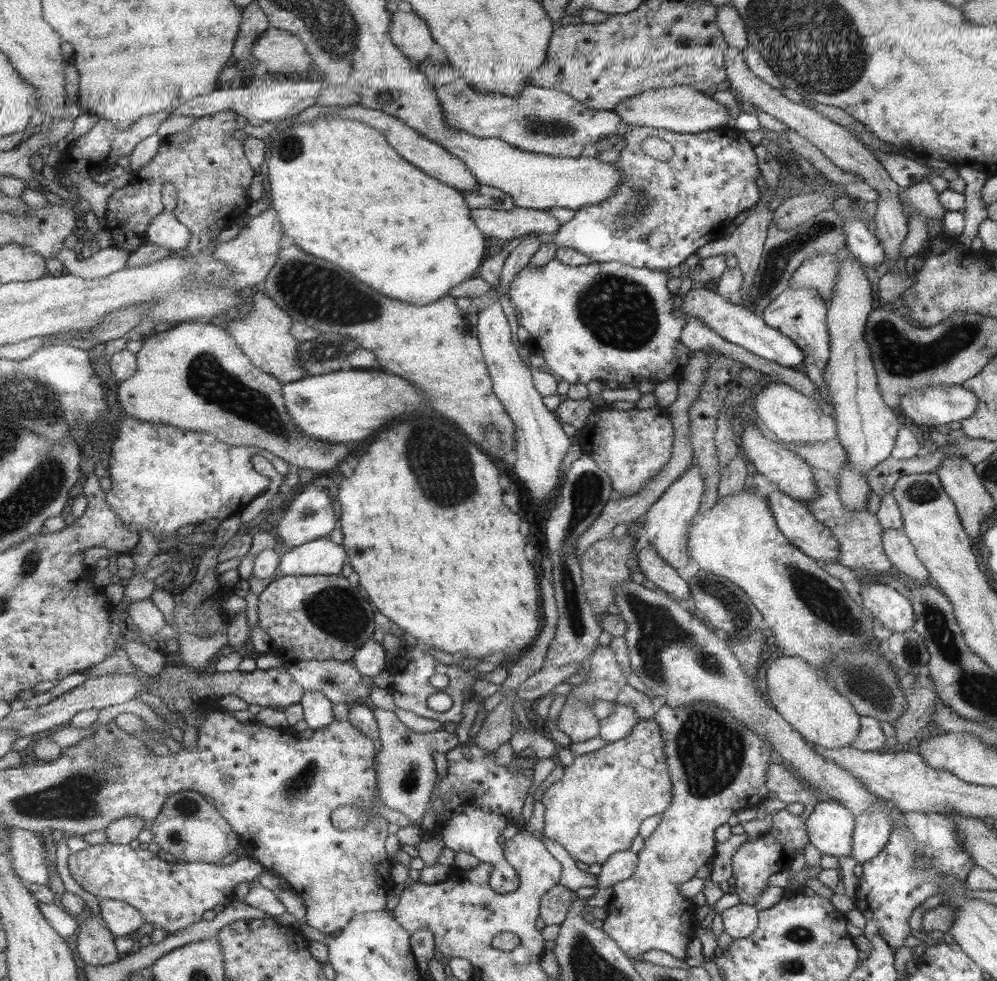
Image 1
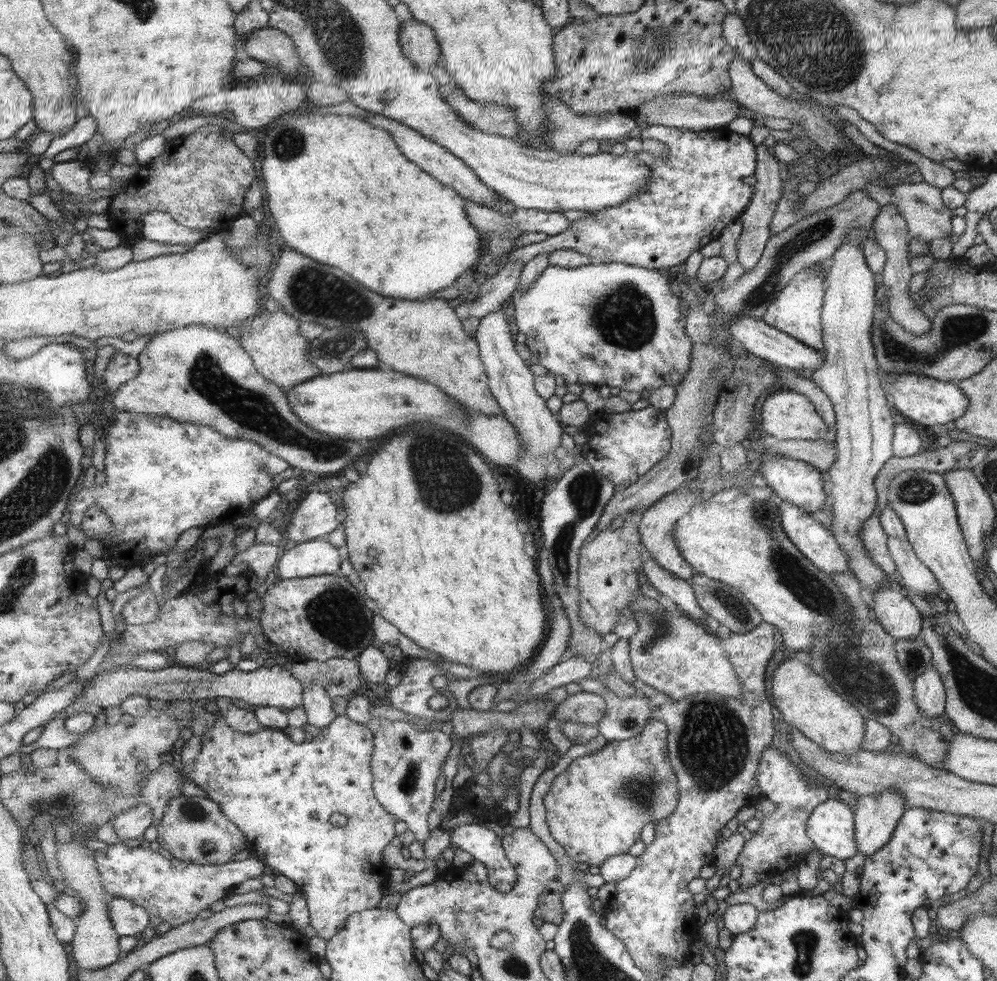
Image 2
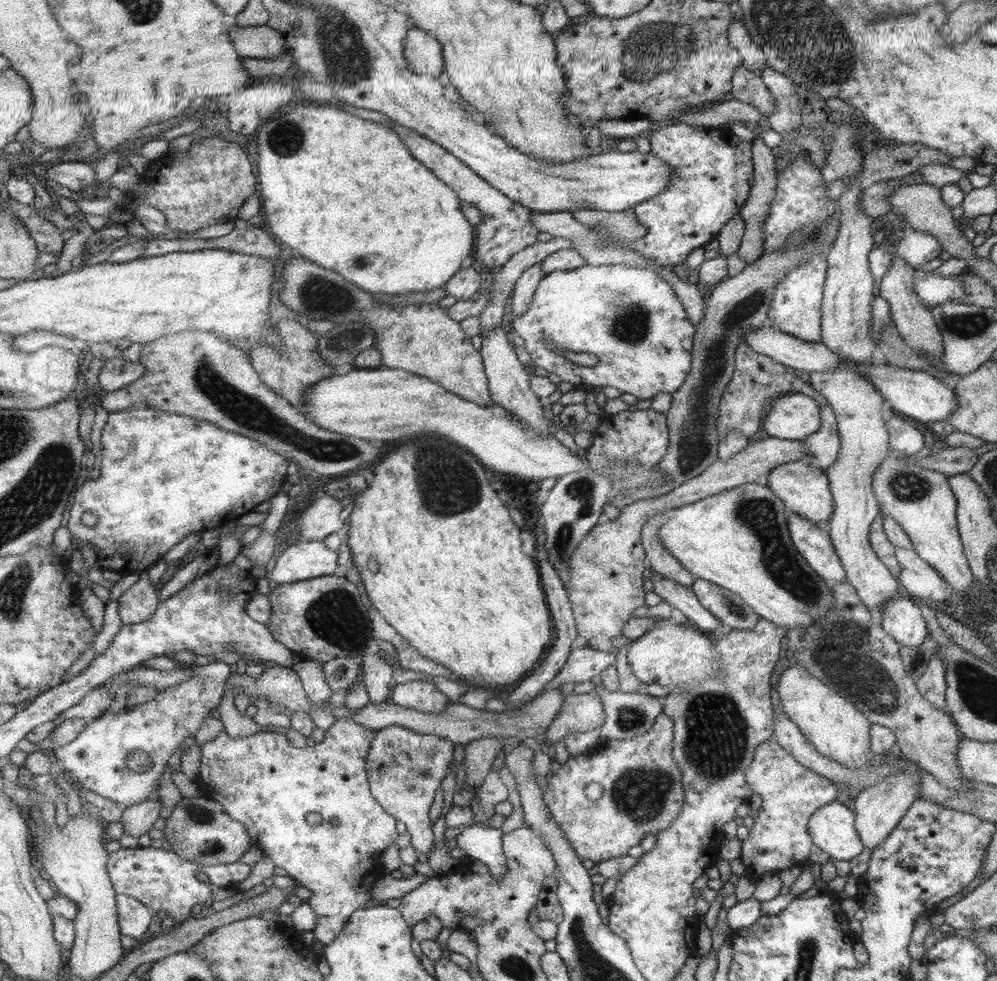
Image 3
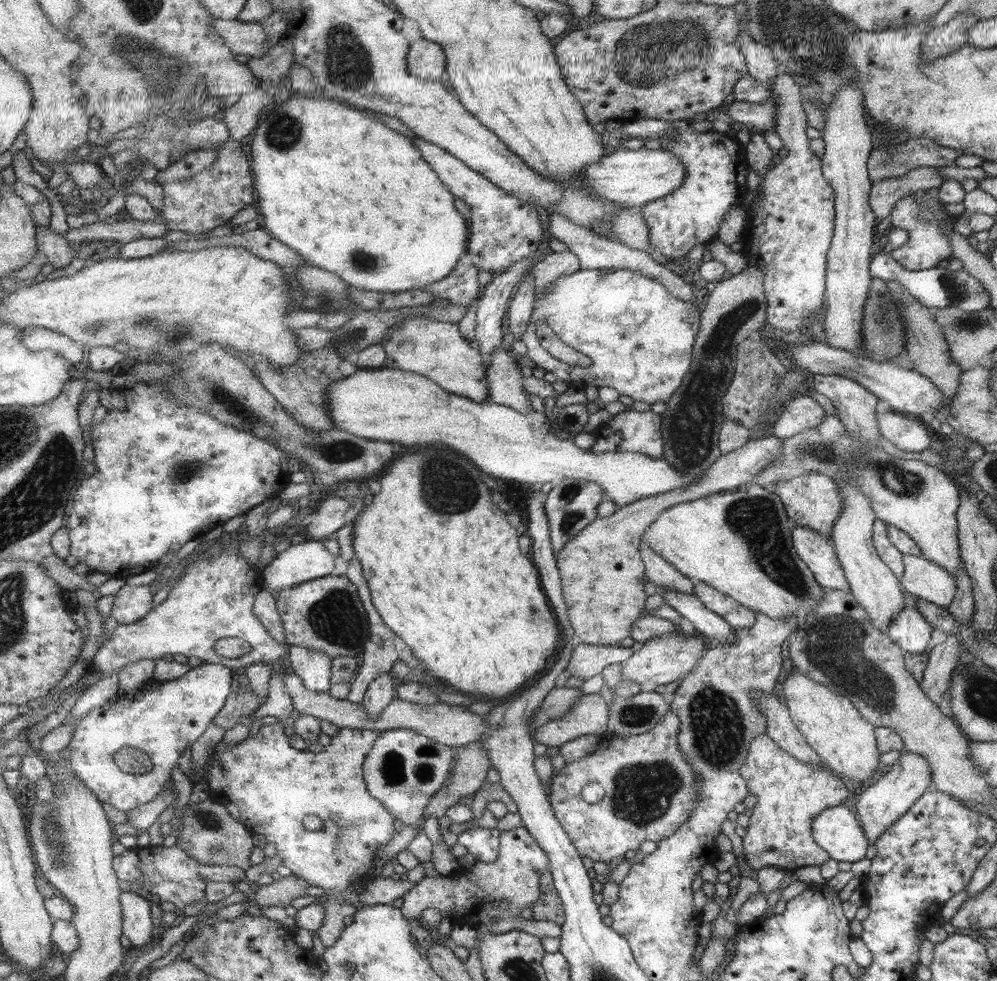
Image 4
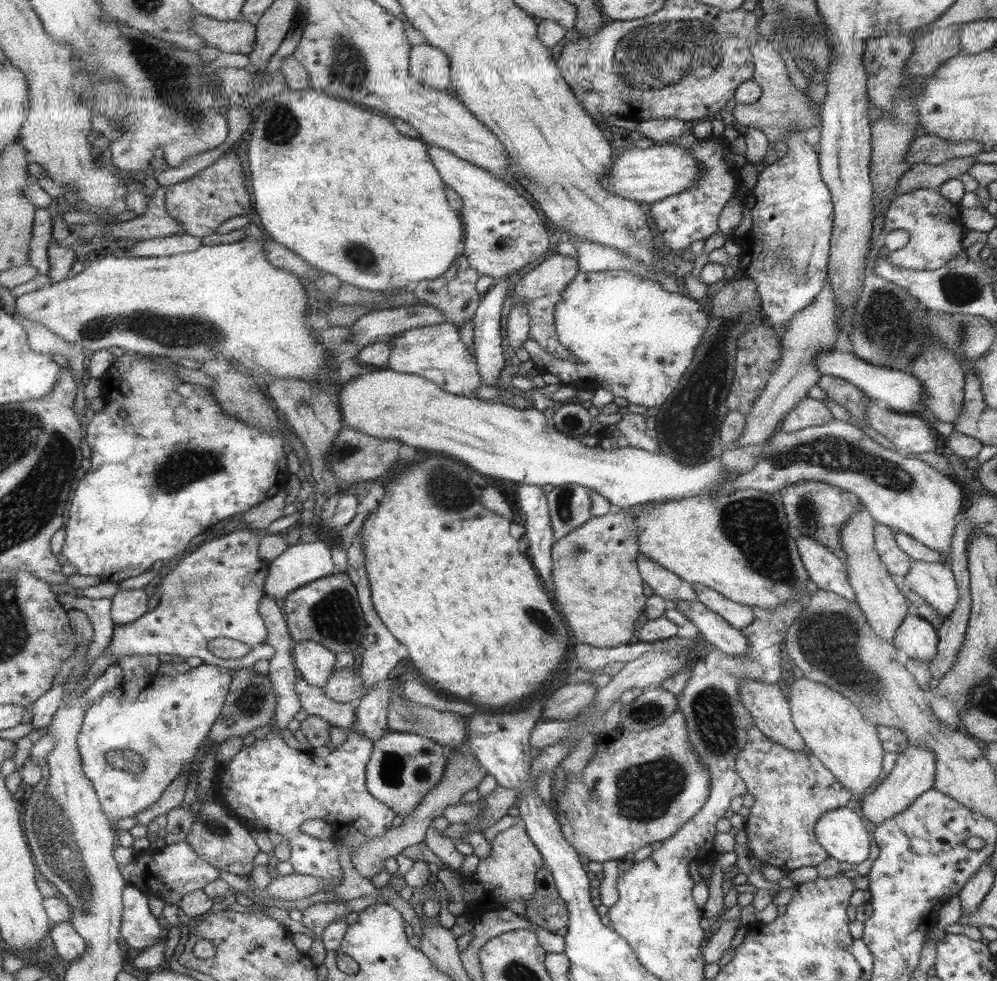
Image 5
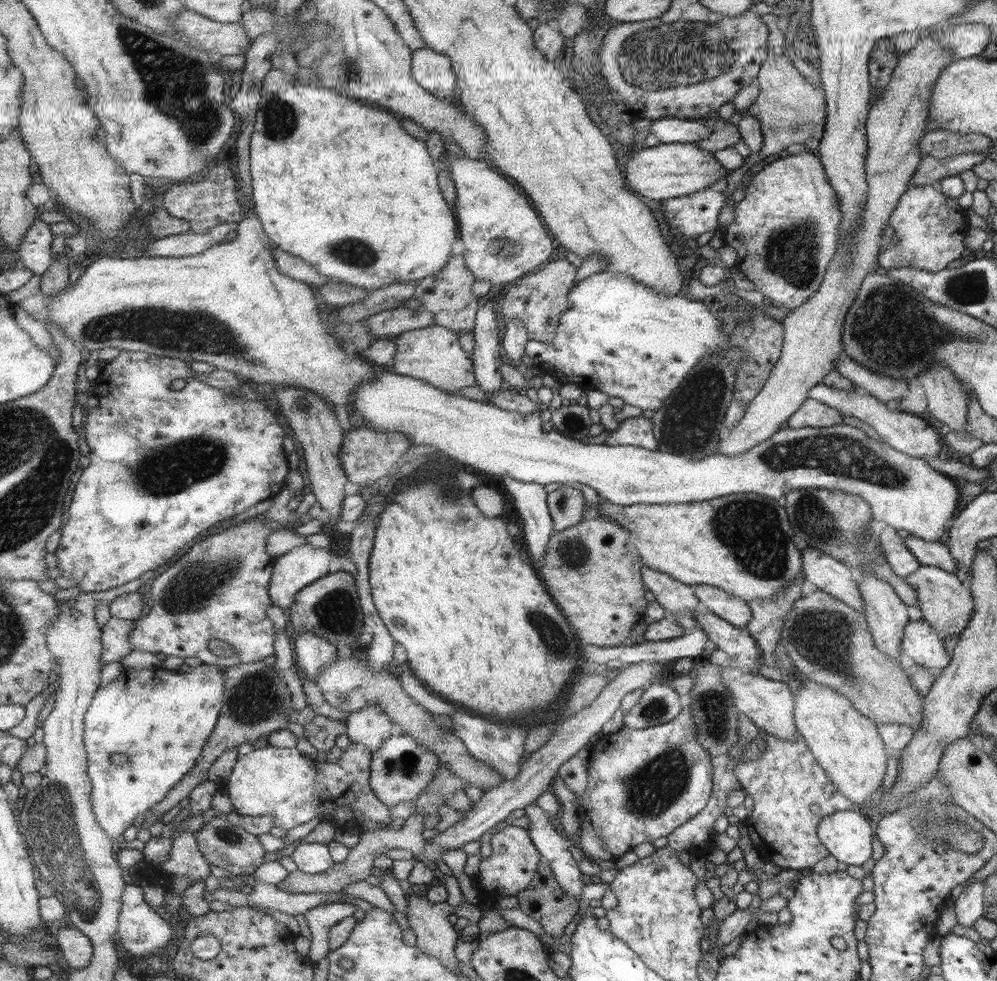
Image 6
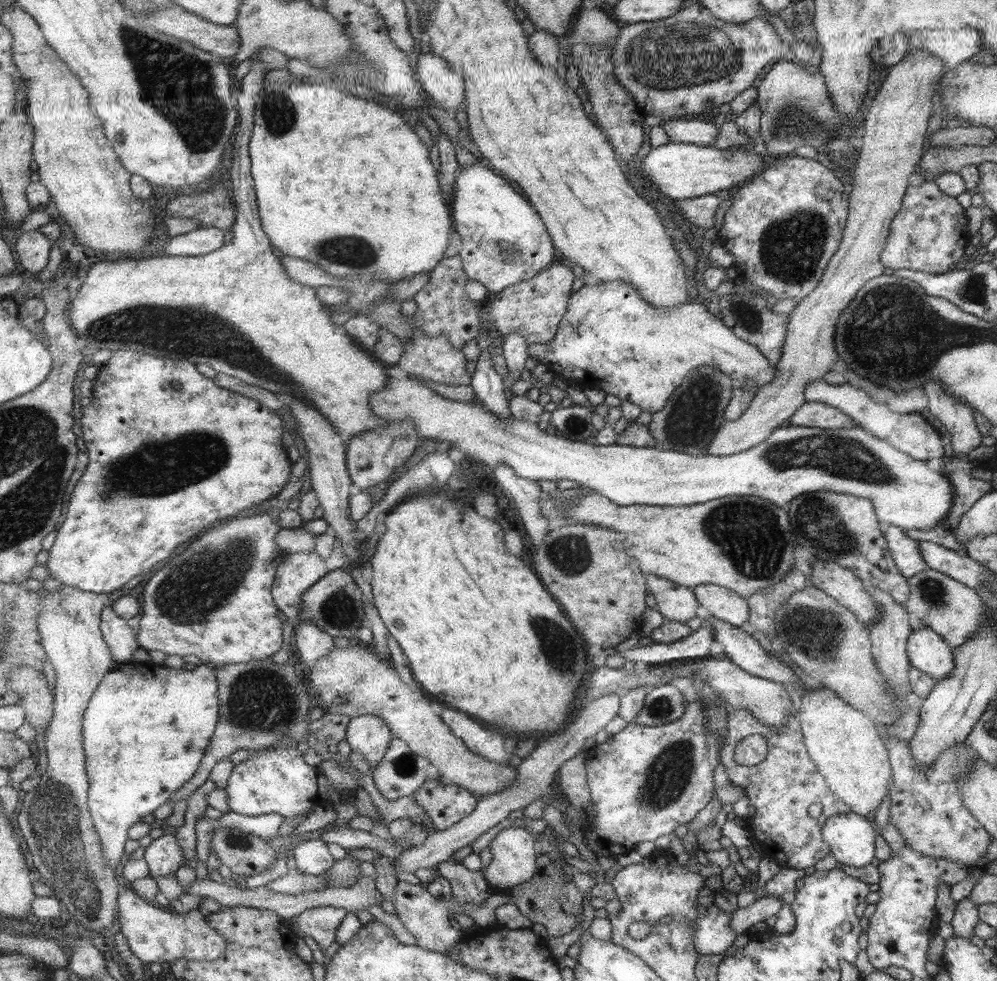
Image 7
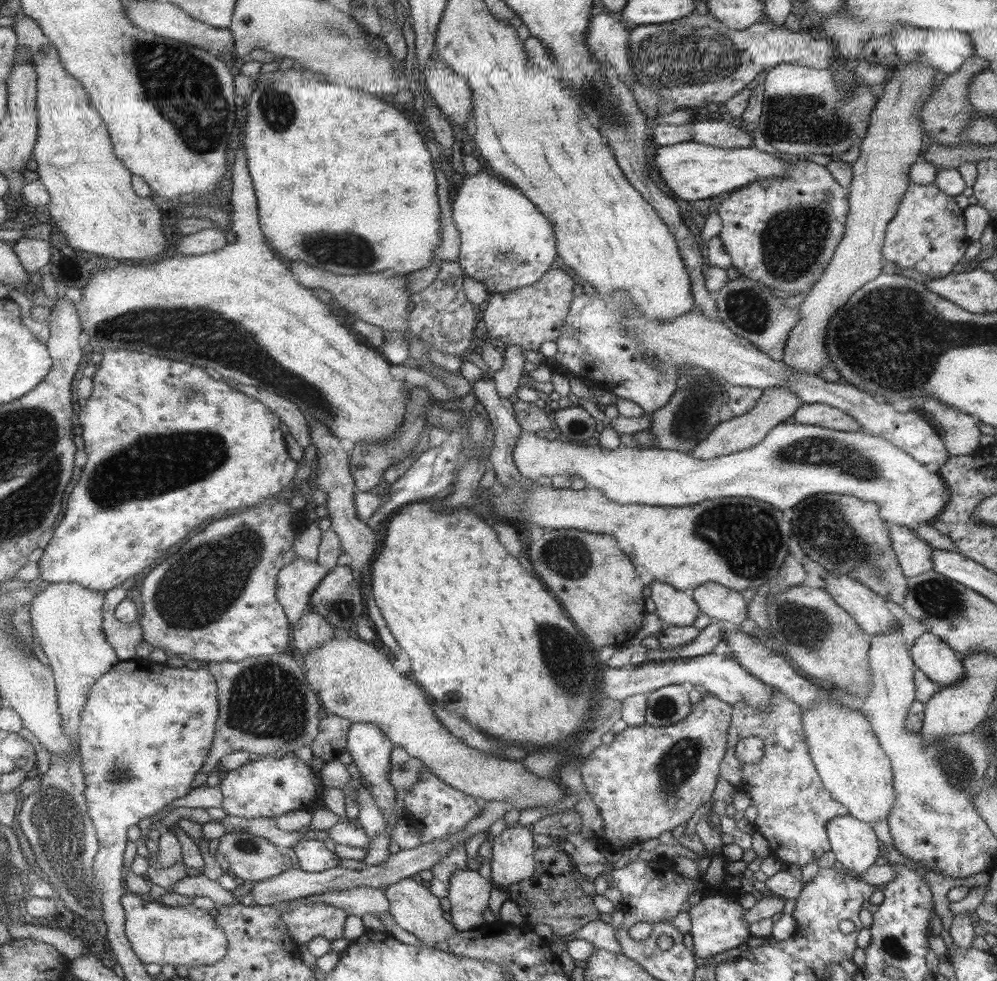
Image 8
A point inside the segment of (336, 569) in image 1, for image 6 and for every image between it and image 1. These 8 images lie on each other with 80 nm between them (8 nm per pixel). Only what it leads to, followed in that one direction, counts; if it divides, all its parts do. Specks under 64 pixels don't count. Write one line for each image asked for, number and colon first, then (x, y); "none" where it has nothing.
2: (316, 557)
3: (307, 559)
4: (303, 561)
5: (302, 563)
6: (293, 571)

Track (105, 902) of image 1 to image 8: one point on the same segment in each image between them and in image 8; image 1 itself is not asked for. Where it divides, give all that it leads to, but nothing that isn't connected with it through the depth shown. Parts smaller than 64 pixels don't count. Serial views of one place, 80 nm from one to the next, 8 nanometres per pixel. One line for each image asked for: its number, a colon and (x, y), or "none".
2: (130, 919)
3: (135, 917)
4: (138, 925)
5: (141, 929)
6: (143, 931)
7: (155, 934)
8: (159, 933)

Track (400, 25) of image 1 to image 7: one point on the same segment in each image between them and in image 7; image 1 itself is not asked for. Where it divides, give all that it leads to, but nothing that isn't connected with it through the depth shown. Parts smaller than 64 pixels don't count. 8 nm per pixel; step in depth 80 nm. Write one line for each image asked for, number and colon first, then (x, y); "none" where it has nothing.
2: (416, 39)
3: (424, 52)
4: (425, 59)
5: (429, 65)
6: (433, 71)
7: (446, 87)

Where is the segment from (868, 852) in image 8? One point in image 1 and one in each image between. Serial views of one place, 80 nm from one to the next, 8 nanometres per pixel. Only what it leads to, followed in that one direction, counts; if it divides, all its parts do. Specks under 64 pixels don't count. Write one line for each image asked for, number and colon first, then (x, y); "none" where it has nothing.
1: (829, 825)
2: (830, 826)
3: (831, 828)
4: (835, 829)
5: (842, 834)
6: (847, 836)
7: (850, 837)

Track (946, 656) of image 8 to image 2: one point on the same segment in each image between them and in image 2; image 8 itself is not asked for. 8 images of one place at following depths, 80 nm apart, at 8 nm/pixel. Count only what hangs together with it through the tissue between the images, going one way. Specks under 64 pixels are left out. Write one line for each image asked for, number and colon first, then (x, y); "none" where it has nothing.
2: (898, 617)
3: (901, 619)
4: (908, 630)
5: (915, 637)
6: (924, 646)
7: (928, 653)

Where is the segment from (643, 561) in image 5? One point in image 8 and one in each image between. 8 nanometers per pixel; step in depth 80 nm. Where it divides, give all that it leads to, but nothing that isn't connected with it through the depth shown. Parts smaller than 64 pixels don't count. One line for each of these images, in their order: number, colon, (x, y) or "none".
6: (674, 596)
7: (677, 603)
8: (674, 607)

